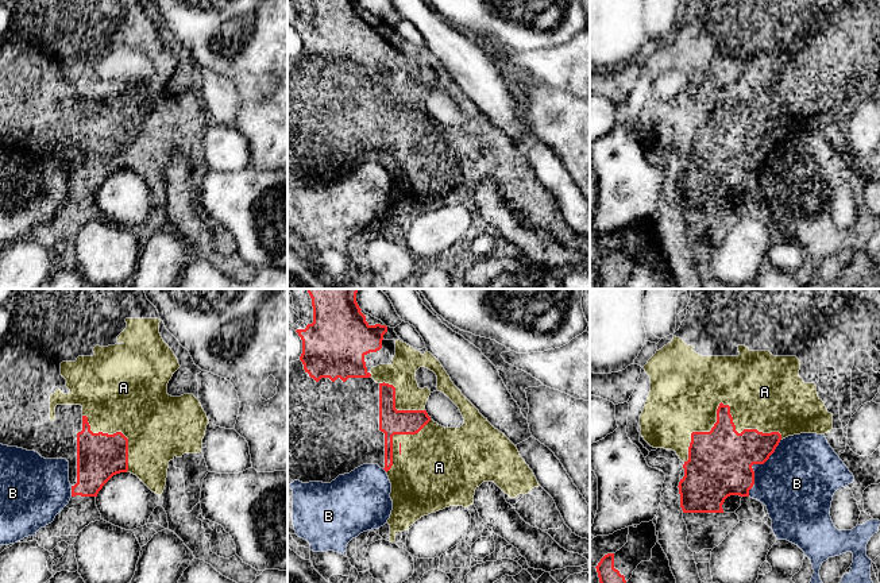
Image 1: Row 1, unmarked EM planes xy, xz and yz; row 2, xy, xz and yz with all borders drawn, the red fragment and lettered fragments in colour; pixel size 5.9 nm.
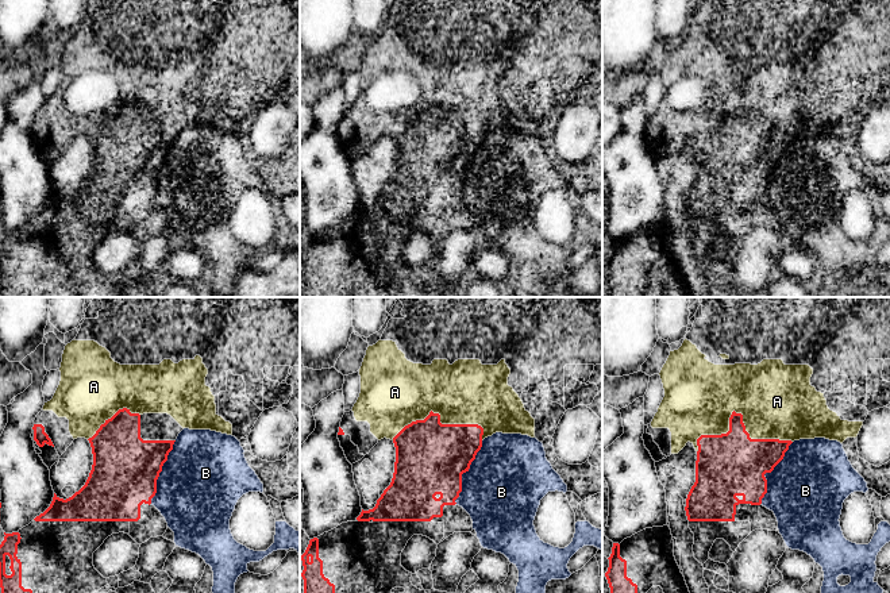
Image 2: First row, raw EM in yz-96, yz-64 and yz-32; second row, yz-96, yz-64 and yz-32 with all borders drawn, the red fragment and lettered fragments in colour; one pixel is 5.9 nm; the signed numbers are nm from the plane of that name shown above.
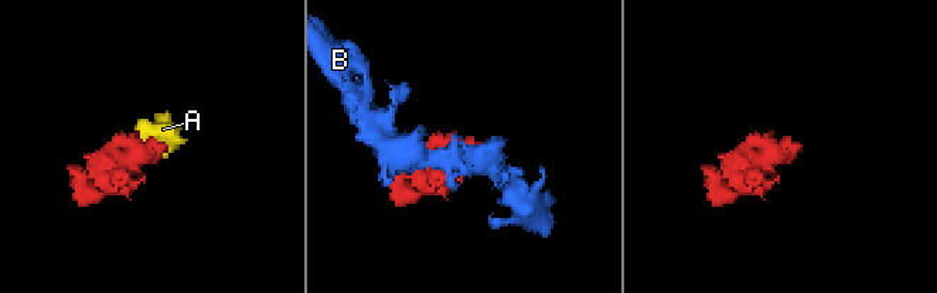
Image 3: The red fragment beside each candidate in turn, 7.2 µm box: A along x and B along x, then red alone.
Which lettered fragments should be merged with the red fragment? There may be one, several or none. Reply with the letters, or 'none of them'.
A

